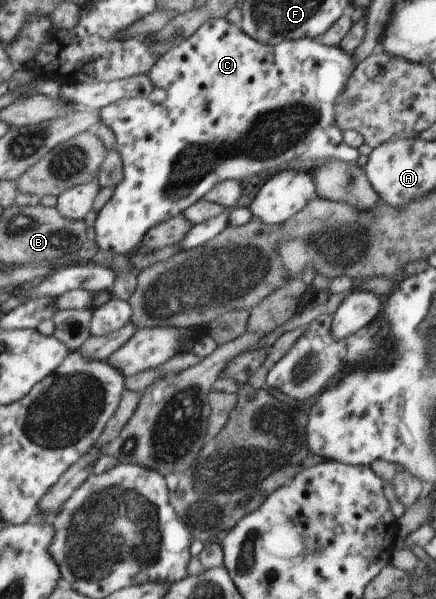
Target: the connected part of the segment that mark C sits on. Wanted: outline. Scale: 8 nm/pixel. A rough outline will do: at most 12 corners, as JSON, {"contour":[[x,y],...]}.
{"contour":[[202,22],[99,109],[122,179],[100,251],[241,182],[355,163],[353,59]]}

